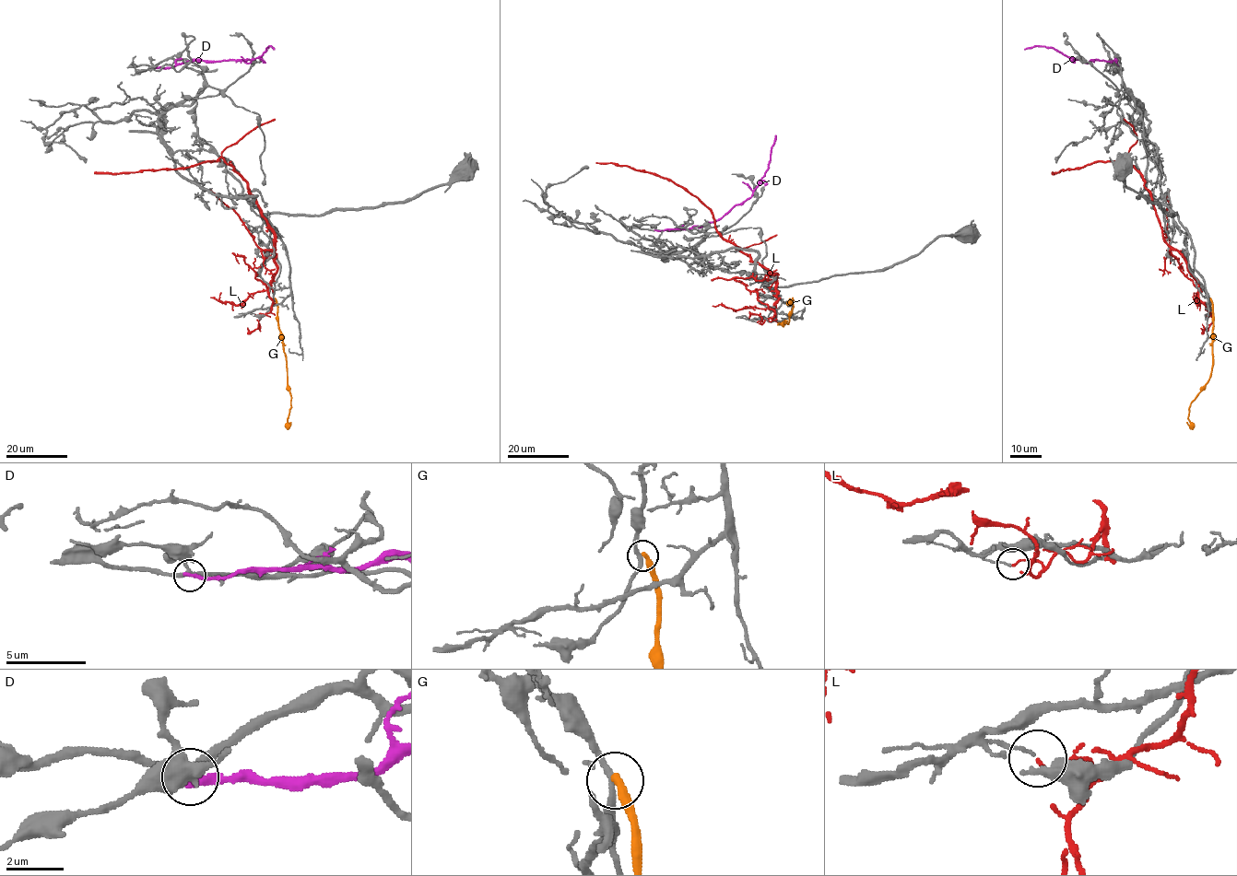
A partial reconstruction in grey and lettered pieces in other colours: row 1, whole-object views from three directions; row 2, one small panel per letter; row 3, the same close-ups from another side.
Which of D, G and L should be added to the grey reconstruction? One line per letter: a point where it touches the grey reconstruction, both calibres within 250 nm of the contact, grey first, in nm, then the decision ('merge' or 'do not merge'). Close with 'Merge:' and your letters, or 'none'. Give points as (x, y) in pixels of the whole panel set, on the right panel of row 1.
D: (1119, 67) | 240/280 nm | do not merge
G: (1210, 298) | 240/320 nm | do not merge
L: (1211, 314) | 80/110 nm | do not merge
Merge: none

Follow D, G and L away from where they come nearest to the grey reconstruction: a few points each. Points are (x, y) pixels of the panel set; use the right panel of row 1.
D: (1119, 67), (1115, 60), (1085, 63), (1053, 48), (1035, 45), (1025, 50)
G: (1210, 298), (1213, 306), (1212, 369), (1207, 383), (1192, 402), (1189, 426), (1187, 422)
L: (1210, 314), (1198, 296), (1197, 281), (1183, 257), (1165, 241), (1145, 180), (1127, 157), (1052, 172)

